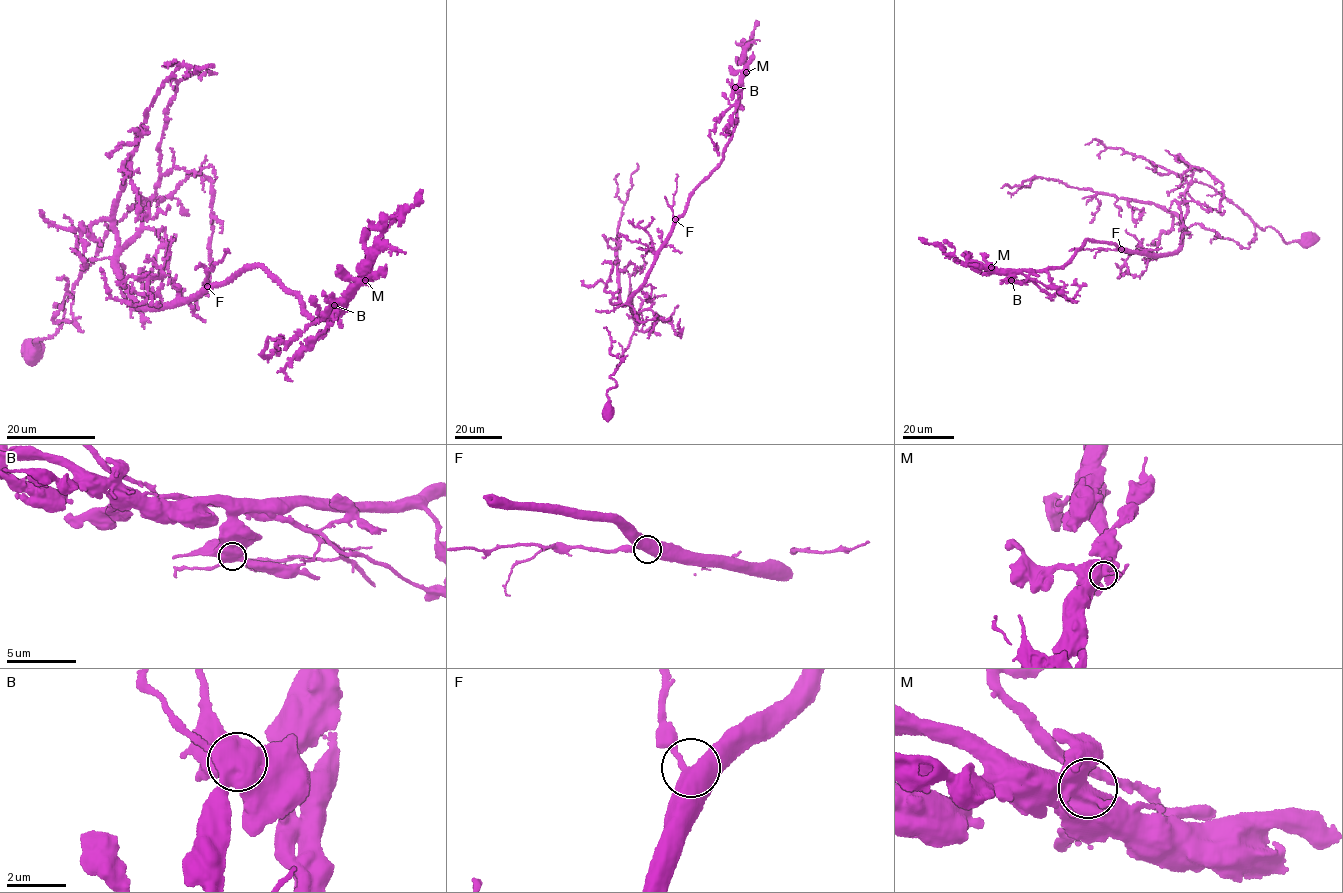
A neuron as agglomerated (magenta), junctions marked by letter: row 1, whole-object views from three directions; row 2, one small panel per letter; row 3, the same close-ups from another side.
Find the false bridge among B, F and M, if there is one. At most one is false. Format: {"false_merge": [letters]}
{"false_merge": ["M"]}

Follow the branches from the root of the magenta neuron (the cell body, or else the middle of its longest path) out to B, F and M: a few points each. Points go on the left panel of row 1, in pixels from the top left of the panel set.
B: (35, 349), (140, 201), (116, 262), (133, 301), (184, 300), (253, 264), (304, 314), (334, 305)
F: (35, 349), (61, 326), (56, 304), (140, 201), (141, 228), (116, 262), (130, 298), (157, 307), (207, 286)
M: (35, 349), (140, 201), (141, 228), (116, 262), (139, 304), (184, 300), (253, 264), (316, 319), (365, 280)

